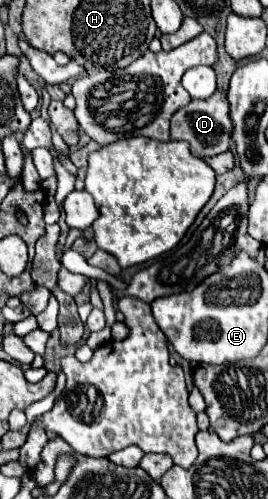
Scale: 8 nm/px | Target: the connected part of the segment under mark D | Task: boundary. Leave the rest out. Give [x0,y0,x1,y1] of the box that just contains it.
[171,89,233,157]

